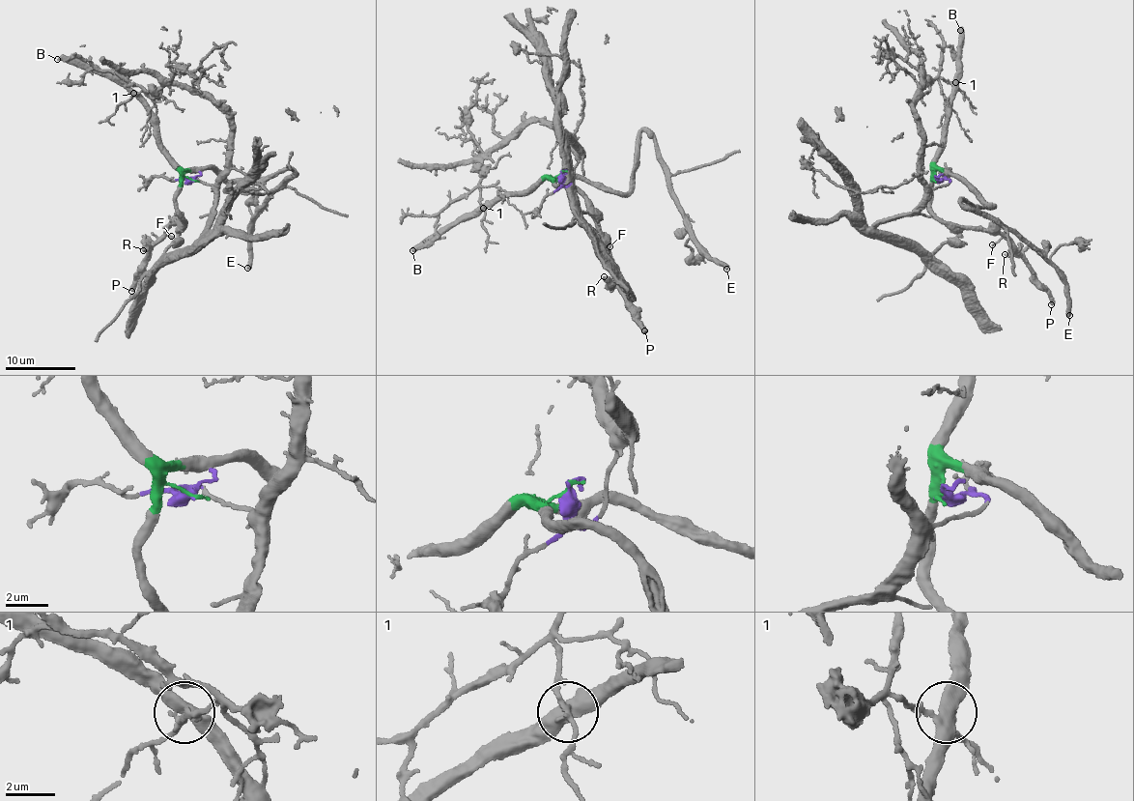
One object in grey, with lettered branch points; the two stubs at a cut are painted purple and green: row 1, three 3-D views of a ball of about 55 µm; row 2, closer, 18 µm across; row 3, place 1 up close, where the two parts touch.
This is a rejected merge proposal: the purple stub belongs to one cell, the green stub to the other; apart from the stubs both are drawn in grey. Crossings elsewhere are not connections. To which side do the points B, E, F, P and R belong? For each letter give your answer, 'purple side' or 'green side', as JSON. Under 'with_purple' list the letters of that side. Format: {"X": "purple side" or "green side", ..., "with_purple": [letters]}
{"B": "green side", "E": "green side", "F": "green side", "P": "green side", "R": "green side", "with_purple": []}

